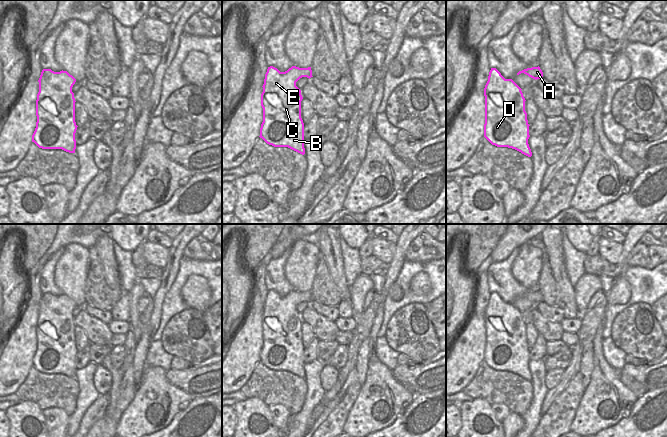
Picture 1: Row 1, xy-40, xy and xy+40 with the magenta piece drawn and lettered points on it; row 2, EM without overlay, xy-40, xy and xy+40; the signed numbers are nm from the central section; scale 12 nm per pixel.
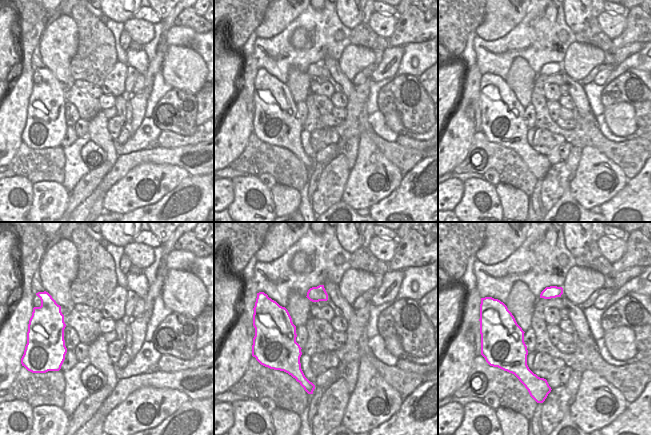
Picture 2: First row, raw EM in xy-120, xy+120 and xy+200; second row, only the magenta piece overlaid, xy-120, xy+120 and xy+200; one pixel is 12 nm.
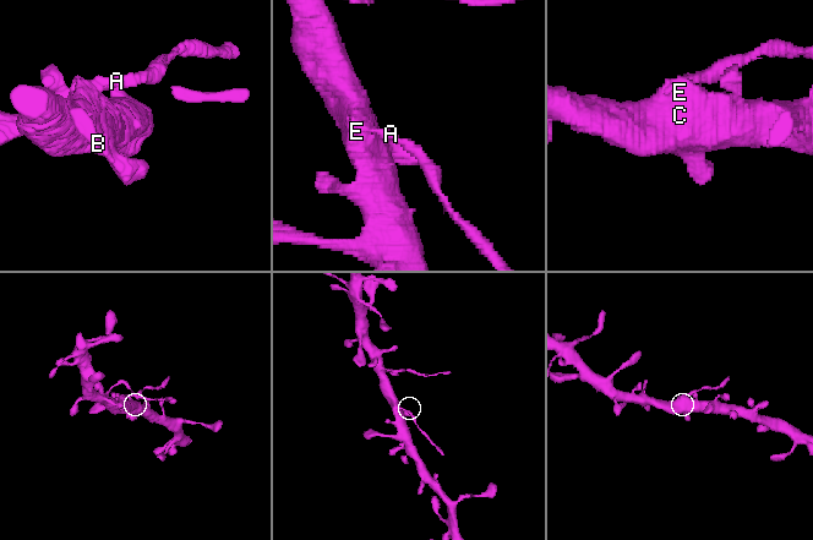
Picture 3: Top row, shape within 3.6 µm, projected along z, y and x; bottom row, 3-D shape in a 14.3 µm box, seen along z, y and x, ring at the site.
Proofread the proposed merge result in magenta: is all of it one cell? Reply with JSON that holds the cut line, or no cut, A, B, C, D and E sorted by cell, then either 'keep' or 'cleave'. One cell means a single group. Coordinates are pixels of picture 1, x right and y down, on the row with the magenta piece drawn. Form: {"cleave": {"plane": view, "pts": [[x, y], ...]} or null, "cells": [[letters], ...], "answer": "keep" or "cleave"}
{"cleave": {"plane": "xy+40", "pts": [[528, 68], [522, 72]]}, "cells": [["A"], ["B", "C", "D", "E"]], "answer": "cleave"}

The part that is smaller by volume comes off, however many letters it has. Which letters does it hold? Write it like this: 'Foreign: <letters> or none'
Foreign: A.

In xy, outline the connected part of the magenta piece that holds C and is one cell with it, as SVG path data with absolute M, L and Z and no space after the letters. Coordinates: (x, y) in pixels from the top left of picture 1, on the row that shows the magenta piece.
M270 66L265 74L263 92L261 94L261 106L263 108L263 122L260 128L260 138L274 147L288 147L302 155L304 148L304 123L301 118L301 90L296 82L302 78L311 78L311 67L299 68L292 66L285 72Z

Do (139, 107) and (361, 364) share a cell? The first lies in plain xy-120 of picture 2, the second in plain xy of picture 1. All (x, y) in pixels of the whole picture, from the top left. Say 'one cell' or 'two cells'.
one cell

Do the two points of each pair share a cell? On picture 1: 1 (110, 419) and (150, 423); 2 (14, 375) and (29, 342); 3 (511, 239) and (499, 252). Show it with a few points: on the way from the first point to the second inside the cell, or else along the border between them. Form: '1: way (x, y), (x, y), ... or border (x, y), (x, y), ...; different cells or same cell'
1: border (132, 400), (116, 426); different cells
2: way (14, 367), (17, 354), (21, 350); same cell
3: way (509, 242), (502, 249); same cell

